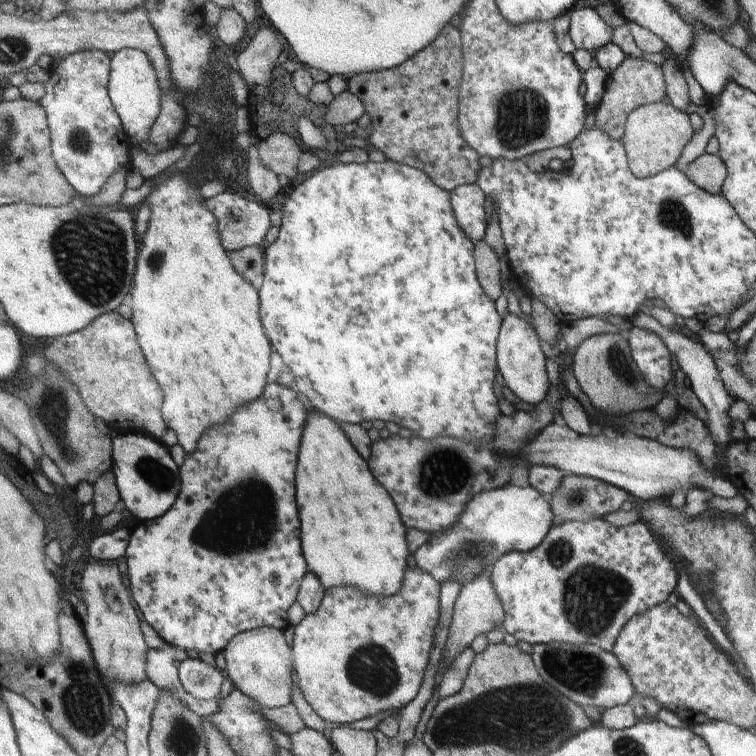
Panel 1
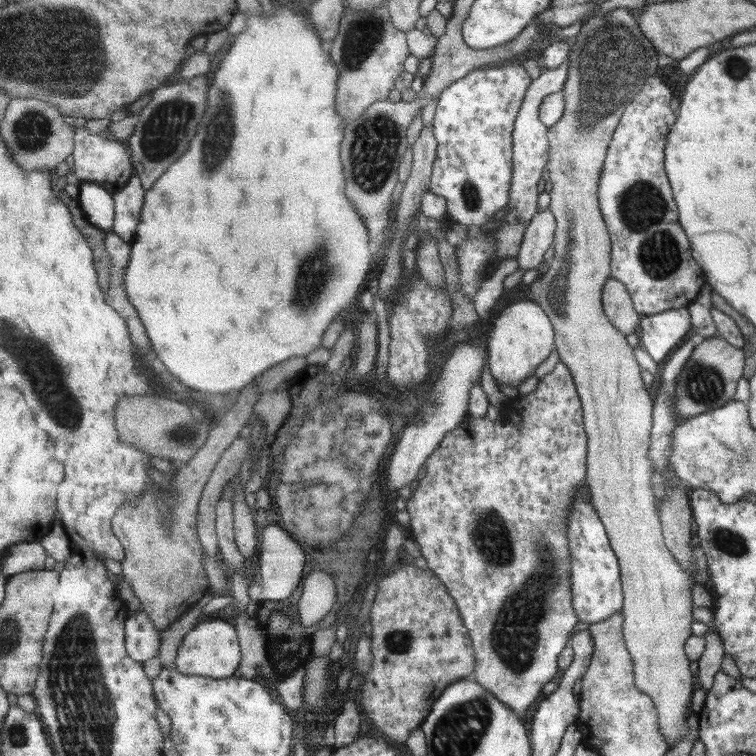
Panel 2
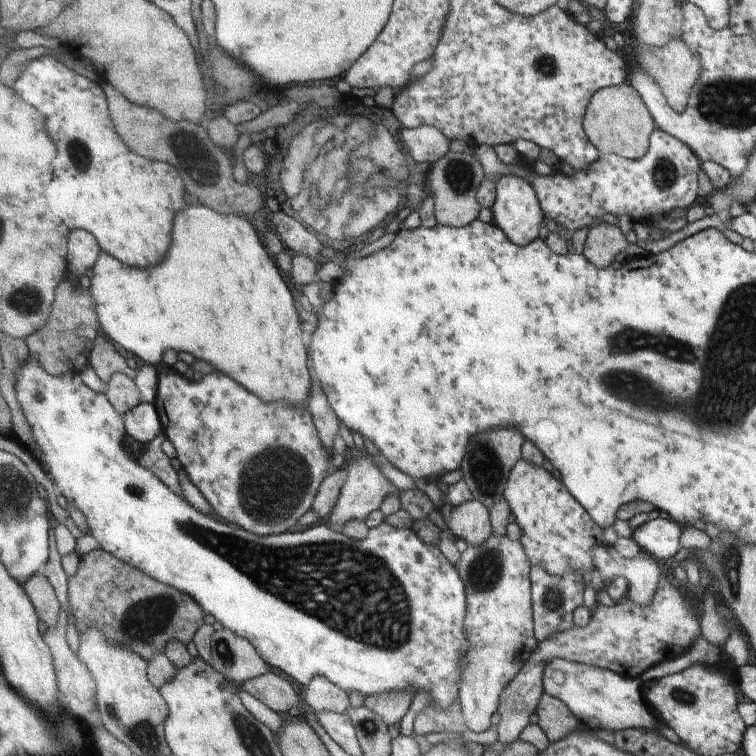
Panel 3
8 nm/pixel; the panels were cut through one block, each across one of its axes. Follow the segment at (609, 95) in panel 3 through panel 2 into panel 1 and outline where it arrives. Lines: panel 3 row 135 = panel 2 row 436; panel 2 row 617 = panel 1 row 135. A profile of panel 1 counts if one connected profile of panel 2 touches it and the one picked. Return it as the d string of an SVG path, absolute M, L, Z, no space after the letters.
M659 101L632 110L627 115L620 140L625 151L629 172L635 178L642 179L673 167L692 134L688 115L675 110L671 104Z

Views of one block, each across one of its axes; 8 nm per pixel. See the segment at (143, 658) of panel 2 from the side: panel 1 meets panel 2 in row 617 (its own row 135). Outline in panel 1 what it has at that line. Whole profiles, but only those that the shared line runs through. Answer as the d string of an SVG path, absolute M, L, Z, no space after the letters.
M123 49L116 52L111 59L109 94L116 105L127 136L133 146L139 148L143 142L149 142L153 125L157 122L162 109L163 88L156 69L147 54L139 49Z

